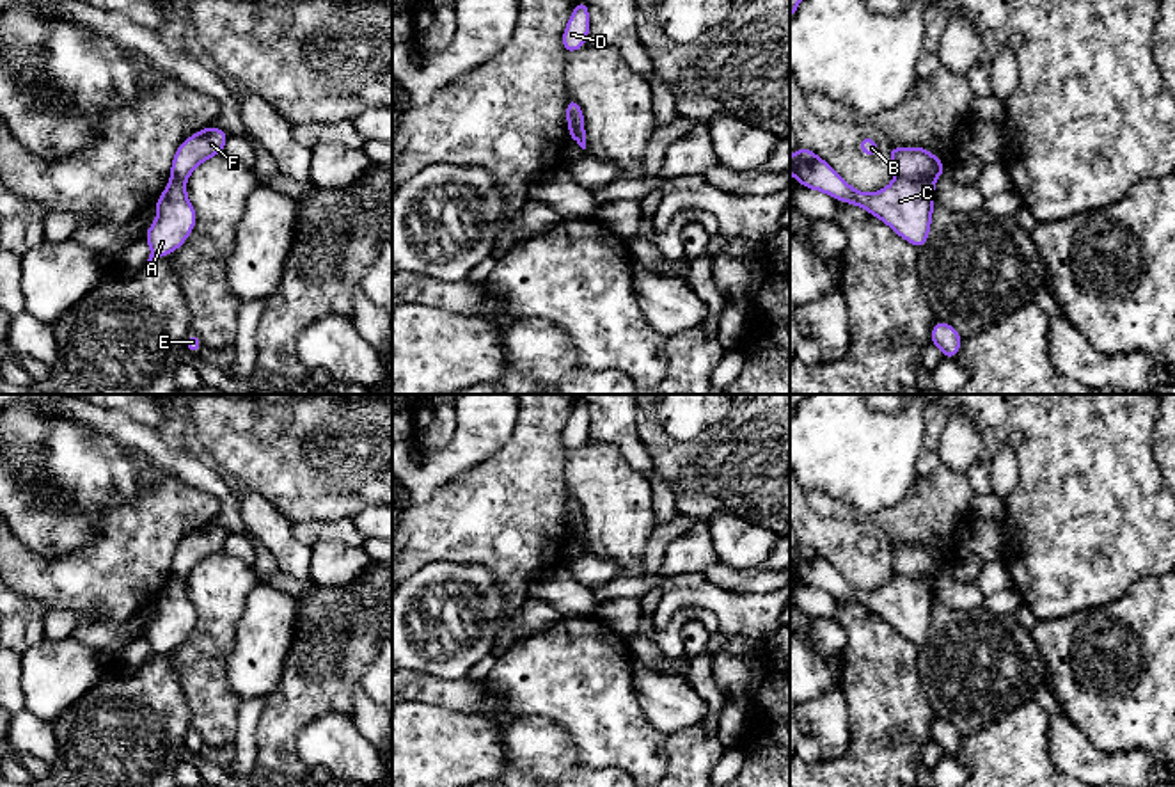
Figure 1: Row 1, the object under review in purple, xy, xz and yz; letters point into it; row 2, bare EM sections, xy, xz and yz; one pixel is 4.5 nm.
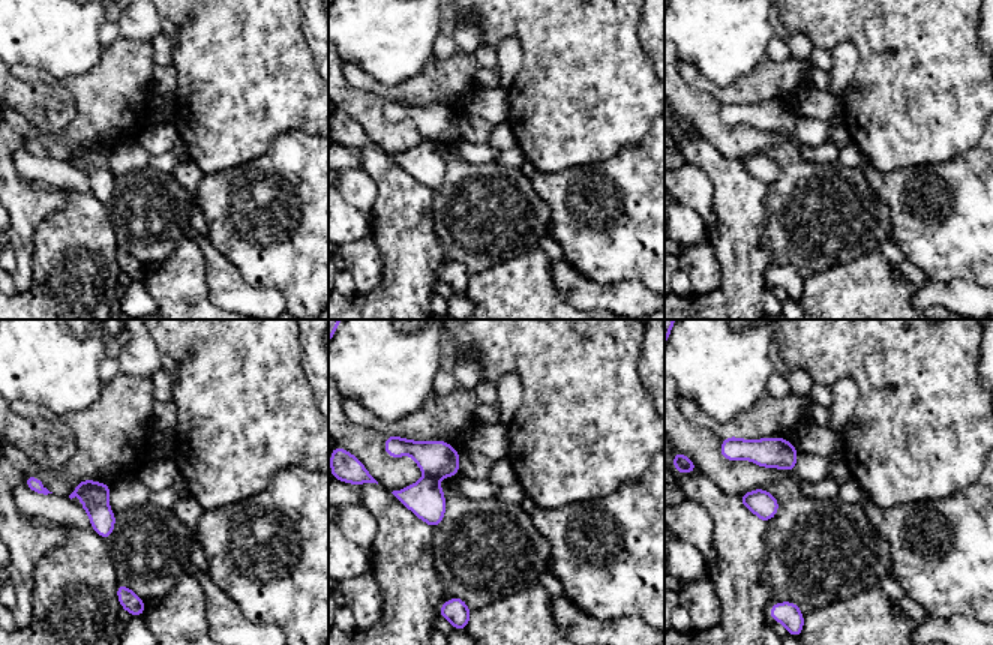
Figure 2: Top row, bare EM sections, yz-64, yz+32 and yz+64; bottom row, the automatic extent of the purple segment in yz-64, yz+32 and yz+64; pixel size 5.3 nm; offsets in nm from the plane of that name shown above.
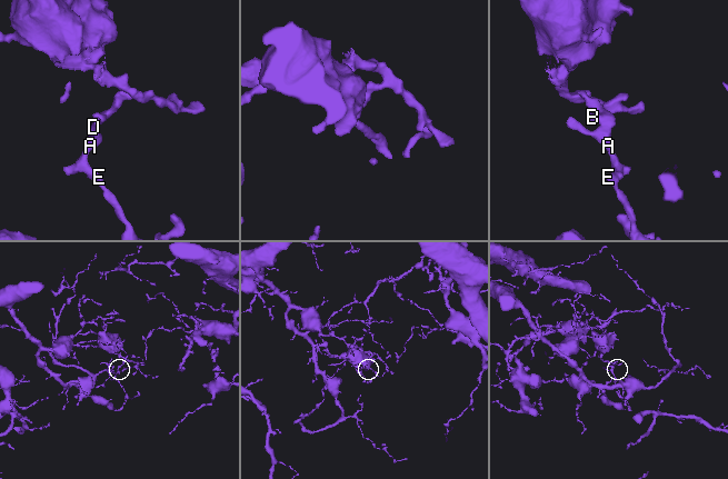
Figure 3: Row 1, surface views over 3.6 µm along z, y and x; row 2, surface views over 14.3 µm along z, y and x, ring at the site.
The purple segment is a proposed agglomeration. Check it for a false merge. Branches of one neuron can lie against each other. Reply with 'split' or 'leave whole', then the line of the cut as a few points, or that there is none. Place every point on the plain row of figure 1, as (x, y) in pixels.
split; cut yz (897, 572), (907, 578), (925, 578), (932, 583)

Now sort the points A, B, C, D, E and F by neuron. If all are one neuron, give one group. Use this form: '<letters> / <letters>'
A C D E / B F

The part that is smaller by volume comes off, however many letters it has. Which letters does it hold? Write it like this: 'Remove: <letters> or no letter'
Remove: B, F

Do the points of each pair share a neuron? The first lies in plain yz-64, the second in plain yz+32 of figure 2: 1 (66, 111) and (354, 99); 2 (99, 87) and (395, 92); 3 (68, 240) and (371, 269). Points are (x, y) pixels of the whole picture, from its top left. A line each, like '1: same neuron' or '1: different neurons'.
1: same neuron
2: same neuron
3: different neurons

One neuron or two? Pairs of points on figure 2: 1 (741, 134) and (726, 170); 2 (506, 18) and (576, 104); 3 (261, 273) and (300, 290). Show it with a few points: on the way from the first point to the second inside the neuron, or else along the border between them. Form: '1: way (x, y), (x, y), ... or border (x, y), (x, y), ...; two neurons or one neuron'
1: border (702, 138), (737, 164); two neurons
2: way (528, 35), (575, 81); one neuron
3: way (270, 273), (284, 273), (291, 281); one neuron

